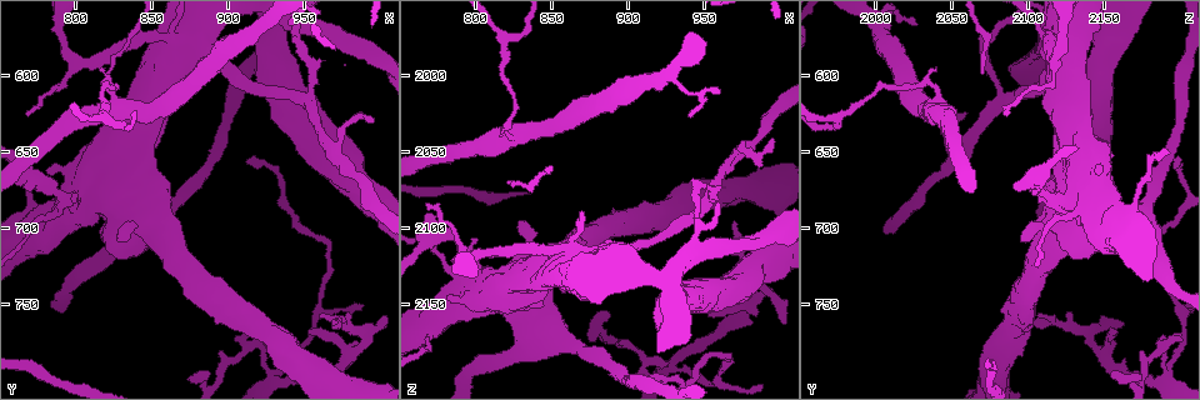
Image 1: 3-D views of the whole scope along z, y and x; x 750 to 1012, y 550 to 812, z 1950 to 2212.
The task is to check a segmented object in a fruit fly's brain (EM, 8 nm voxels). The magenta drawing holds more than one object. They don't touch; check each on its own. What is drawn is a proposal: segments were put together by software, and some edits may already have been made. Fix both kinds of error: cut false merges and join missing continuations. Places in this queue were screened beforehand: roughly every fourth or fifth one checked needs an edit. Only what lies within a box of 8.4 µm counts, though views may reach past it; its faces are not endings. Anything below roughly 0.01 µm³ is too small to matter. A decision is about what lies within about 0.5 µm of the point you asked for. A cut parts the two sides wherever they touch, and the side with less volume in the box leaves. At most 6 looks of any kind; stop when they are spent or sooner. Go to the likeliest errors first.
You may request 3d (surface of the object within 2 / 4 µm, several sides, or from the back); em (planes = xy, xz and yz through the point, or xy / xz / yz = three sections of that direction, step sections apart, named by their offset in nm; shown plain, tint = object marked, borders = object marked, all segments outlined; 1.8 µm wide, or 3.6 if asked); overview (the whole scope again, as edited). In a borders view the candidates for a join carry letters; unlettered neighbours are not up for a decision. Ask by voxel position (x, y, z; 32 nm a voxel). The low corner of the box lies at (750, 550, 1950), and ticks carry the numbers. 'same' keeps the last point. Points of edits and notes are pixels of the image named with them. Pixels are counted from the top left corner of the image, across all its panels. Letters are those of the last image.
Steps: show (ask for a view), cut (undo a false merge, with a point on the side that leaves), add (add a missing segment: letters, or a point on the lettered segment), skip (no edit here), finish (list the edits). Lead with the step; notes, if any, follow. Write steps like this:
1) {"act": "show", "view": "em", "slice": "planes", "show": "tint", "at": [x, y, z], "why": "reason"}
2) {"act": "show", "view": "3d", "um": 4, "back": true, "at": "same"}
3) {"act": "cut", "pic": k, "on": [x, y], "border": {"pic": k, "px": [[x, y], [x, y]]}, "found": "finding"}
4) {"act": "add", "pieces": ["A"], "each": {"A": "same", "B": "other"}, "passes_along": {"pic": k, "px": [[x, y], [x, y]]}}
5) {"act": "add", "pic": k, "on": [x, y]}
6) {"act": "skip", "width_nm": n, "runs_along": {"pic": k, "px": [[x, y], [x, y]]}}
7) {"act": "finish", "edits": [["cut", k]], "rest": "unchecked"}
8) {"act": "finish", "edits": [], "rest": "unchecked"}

{"act": "show", "view": "3d", "um": 4, "at": [864, 576, 2112], "why": "small branch off a trunk"}

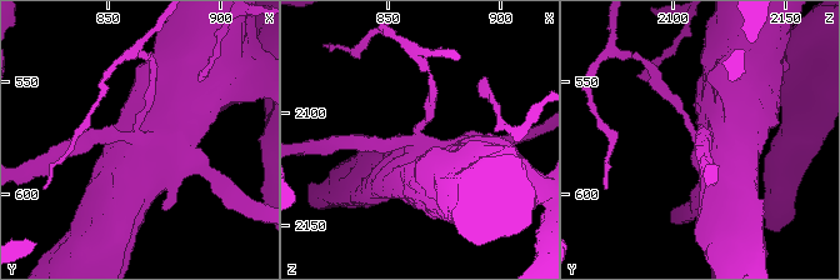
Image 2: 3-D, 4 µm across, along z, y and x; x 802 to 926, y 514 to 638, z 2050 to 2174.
{"act": "show", "view": "em", "um": 3.6, "slice": "yz", "step": 16, "show": "tint", "at": [865, 577, 2113]}

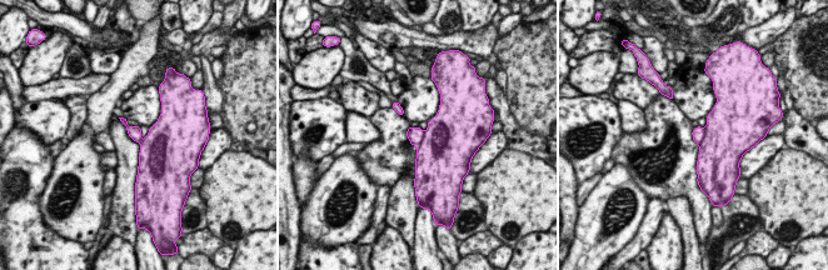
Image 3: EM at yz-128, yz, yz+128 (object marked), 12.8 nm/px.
{"act": "show", "view": "em", "um": 3.6, "slice": "planes", "show": "borders", "at": "same"}

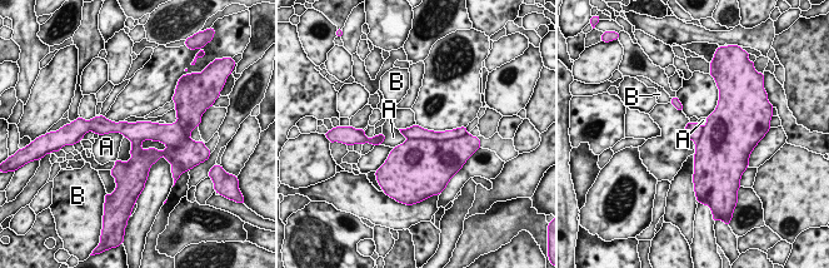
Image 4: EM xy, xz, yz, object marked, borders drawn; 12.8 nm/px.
{"act": "cut", "pic": 4, "on": [417, 132], "each": {"A": "other", "B": "other"}, "part_leaving": {"pic": 4, "px": [[101, 127], [173, 133]]}, "found": "two neurons meet here"}

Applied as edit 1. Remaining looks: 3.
{"act": "show", "view": "overview", "why": "redraw"}

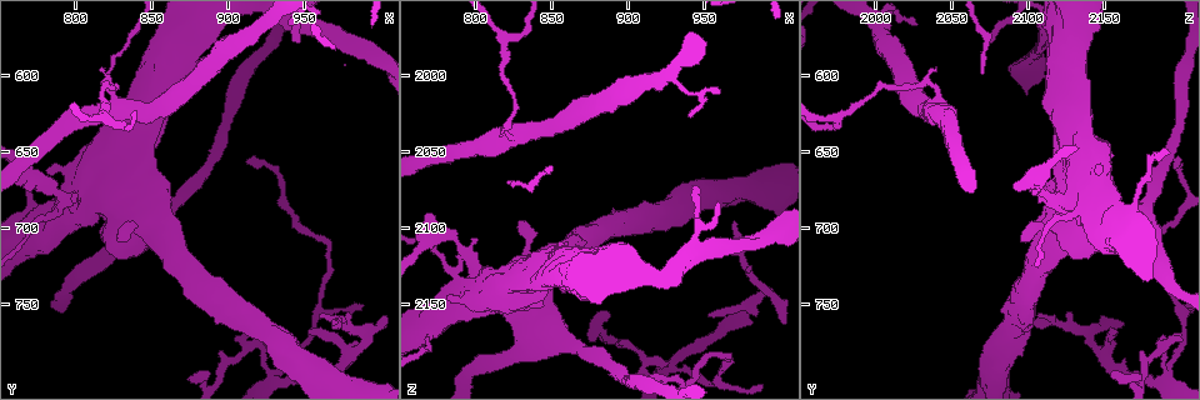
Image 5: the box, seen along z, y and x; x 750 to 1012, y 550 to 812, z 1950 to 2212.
{"act": "show", "view": "3d", "um": 4, "at": [798, 684, 2134], "why": "sudden change in width"}

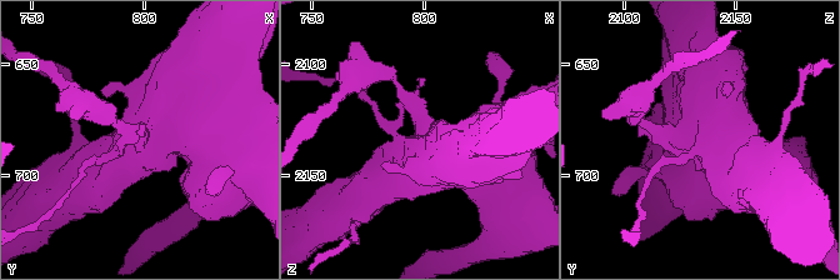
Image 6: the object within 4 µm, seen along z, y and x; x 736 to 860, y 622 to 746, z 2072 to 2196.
{"act": "show", "view": "em", "slice": "planes", "show": "borders", "at": [800, 686, 2134], "why": "shape alone is not enough"}

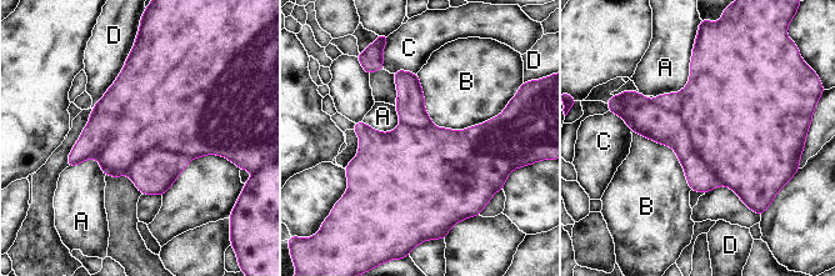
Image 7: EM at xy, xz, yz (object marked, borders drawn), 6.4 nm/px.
{"act": "cut", "pic": 7, "on": [665, 128], "width_nm": 500, "longest_contact_nm": ["B", 600], "each": {"A": "other", "B": "other", "C": "other", "D": "other"}, "found": "two neurons meet here"}

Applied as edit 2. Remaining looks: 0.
{"act": "finish", "edits": [["cut", 4], ["cut", 7]], "rest": "unchecked"}

